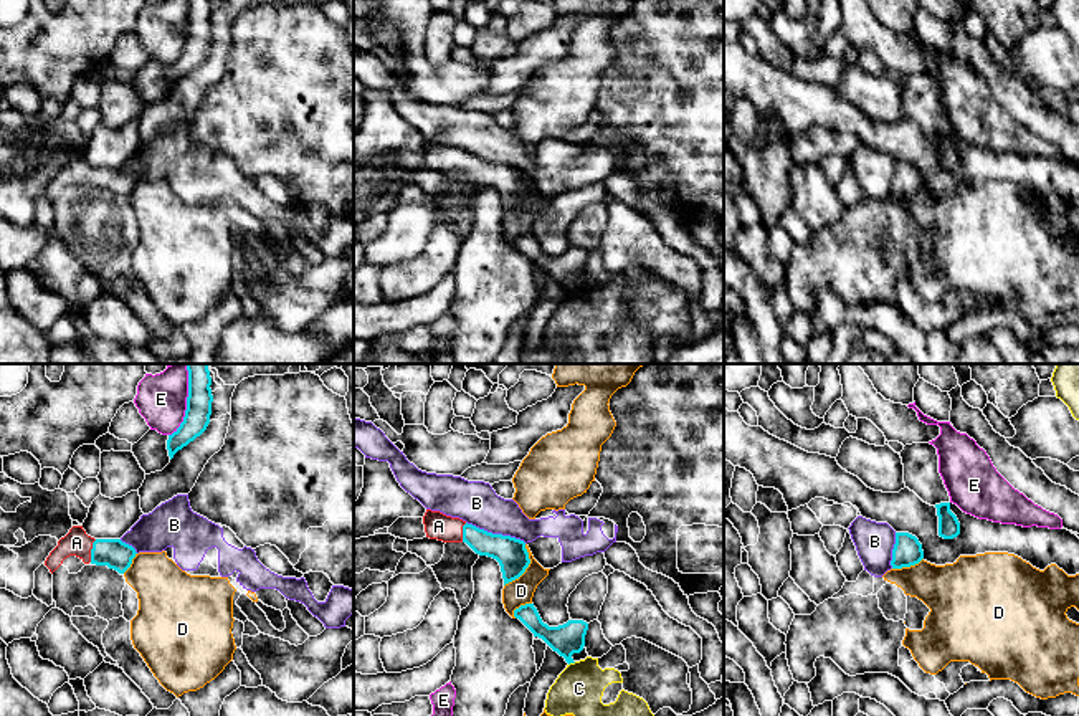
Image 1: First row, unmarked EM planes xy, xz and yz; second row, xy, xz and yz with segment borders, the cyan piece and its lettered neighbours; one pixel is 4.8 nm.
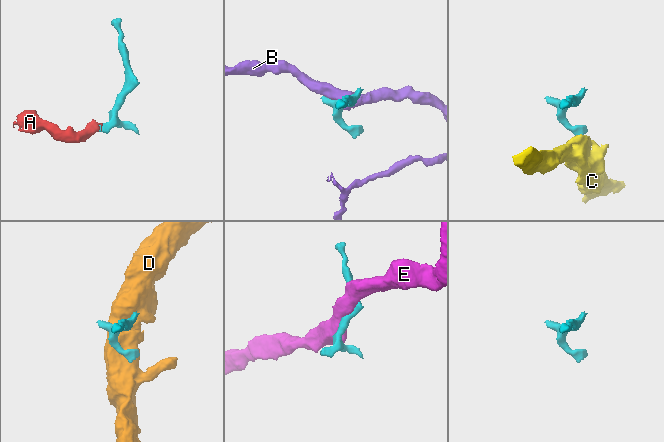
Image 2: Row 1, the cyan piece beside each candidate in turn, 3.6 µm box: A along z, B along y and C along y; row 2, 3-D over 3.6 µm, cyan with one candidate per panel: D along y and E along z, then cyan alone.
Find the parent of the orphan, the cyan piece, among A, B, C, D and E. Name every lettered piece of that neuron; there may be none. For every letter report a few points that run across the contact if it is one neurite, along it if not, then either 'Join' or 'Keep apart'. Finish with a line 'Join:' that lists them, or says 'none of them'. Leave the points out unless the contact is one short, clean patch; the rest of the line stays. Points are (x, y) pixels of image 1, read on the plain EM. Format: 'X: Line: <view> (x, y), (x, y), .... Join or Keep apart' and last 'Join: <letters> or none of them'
A: Line: xy (113, 182), (91, 181), (76, 172). Join
B: Line: xz (466, 151), (526, 172). Keep apart
C: Line: xz (575, 291), (569, 295). Keep apart
D: Keep apart
E: Keep apart
Join: A

